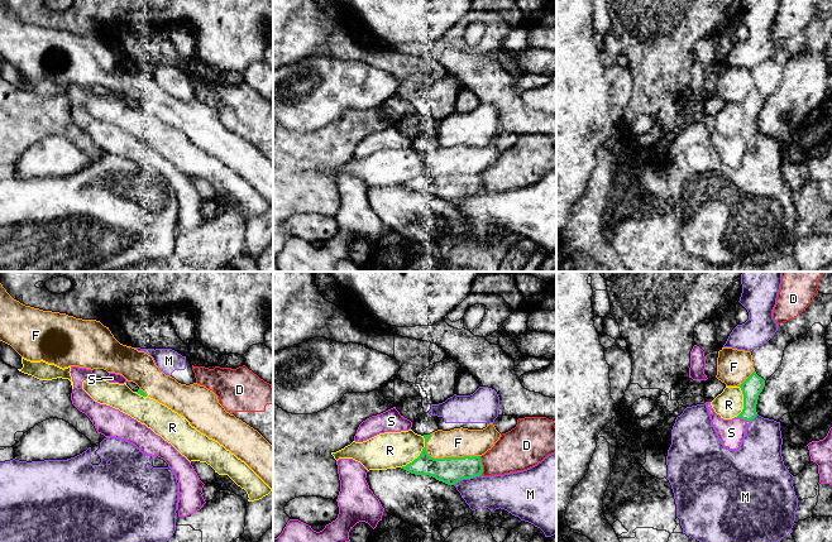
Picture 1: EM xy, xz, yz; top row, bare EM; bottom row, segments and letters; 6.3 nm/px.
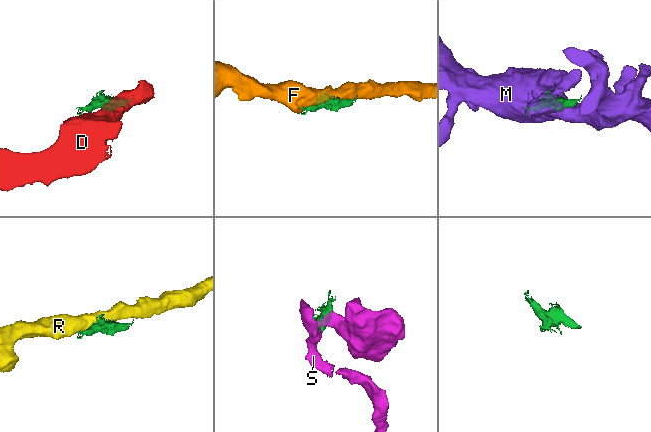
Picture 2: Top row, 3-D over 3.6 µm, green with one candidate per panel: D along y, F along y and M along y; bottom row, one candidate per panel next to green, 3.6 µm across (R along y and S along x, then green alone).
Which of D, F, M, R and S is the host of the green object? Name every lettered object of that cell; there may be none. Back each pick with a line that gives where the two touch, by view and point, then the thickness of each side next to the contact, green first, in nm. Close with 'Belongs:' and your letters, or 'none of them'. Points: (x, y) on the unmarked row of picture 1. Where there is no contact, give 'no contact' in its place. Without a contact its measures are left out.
F: xz (449, 174) | 170/190 nm
Belongs: F

